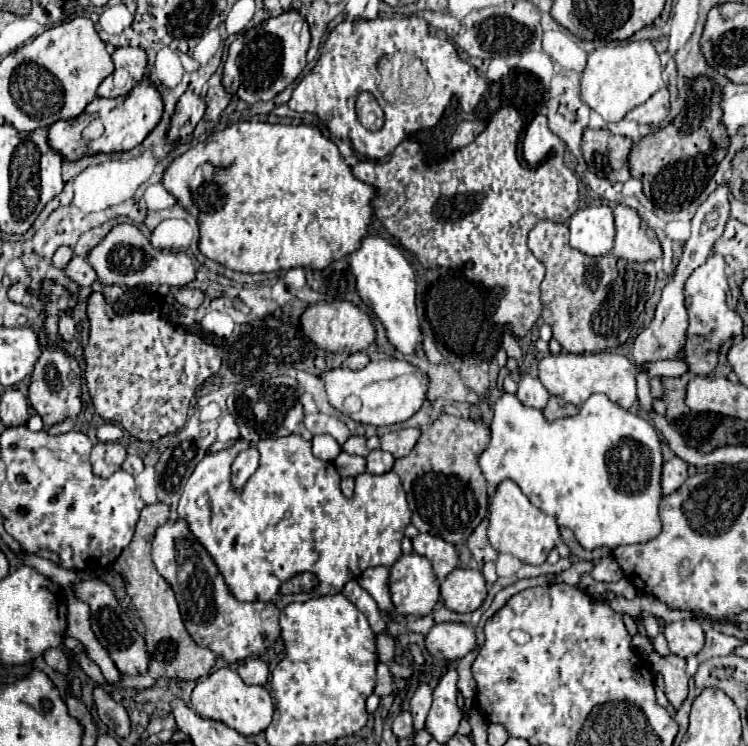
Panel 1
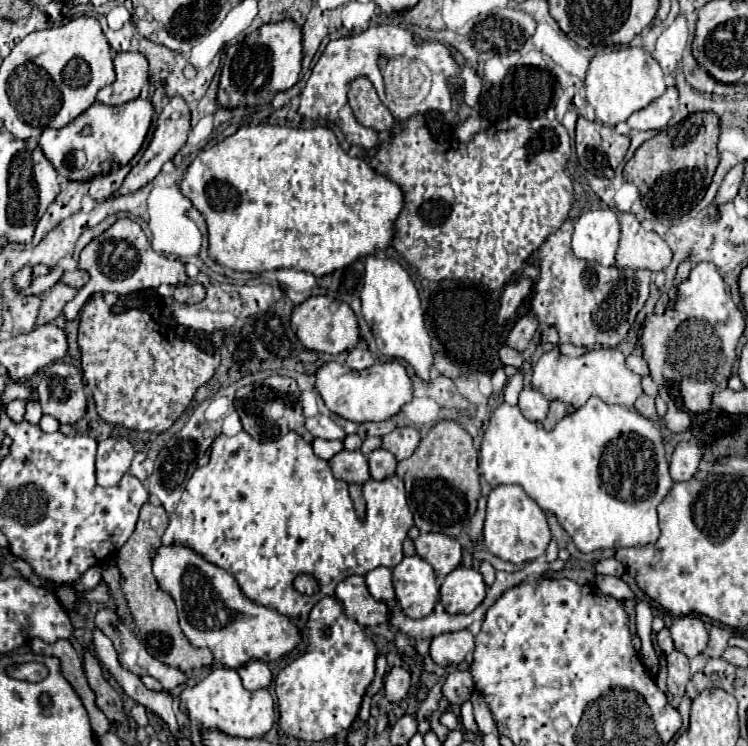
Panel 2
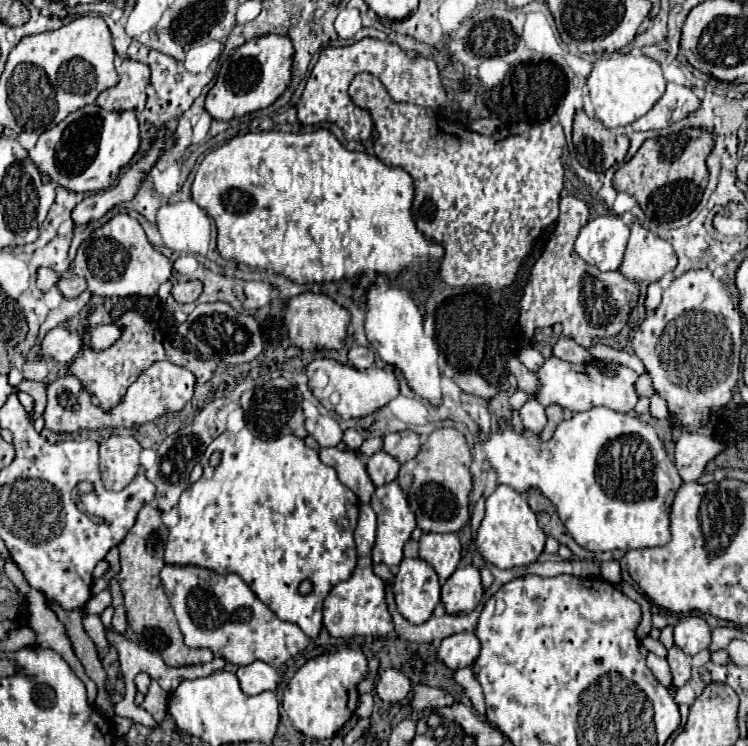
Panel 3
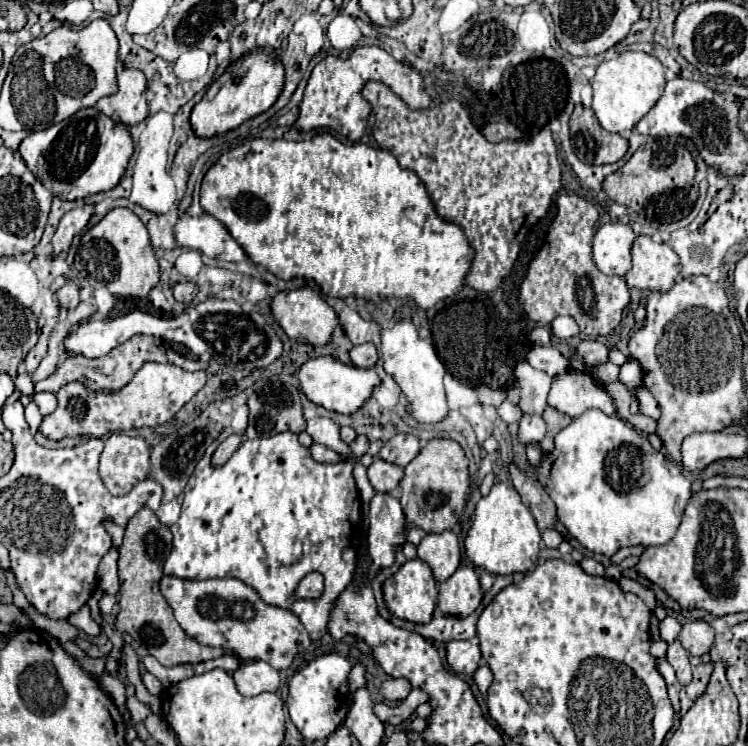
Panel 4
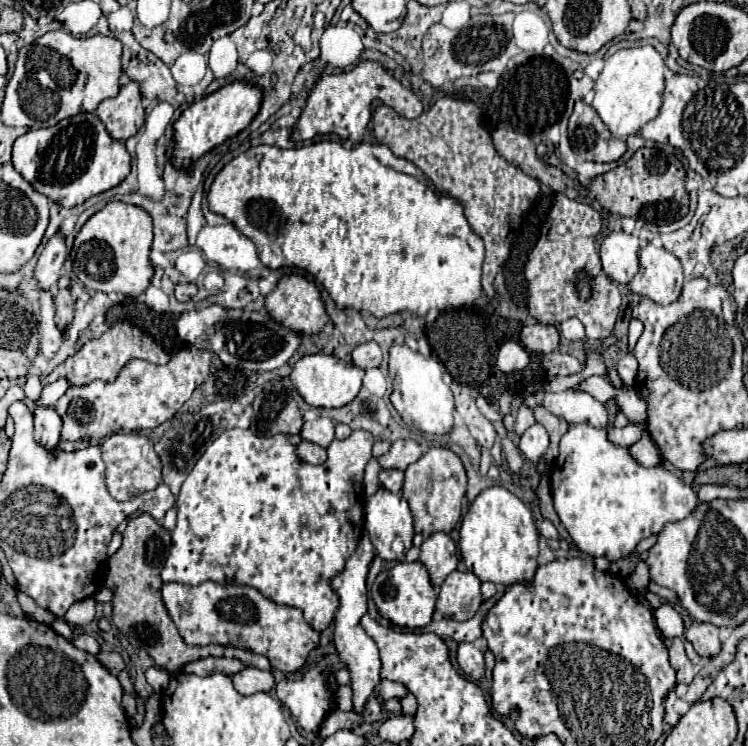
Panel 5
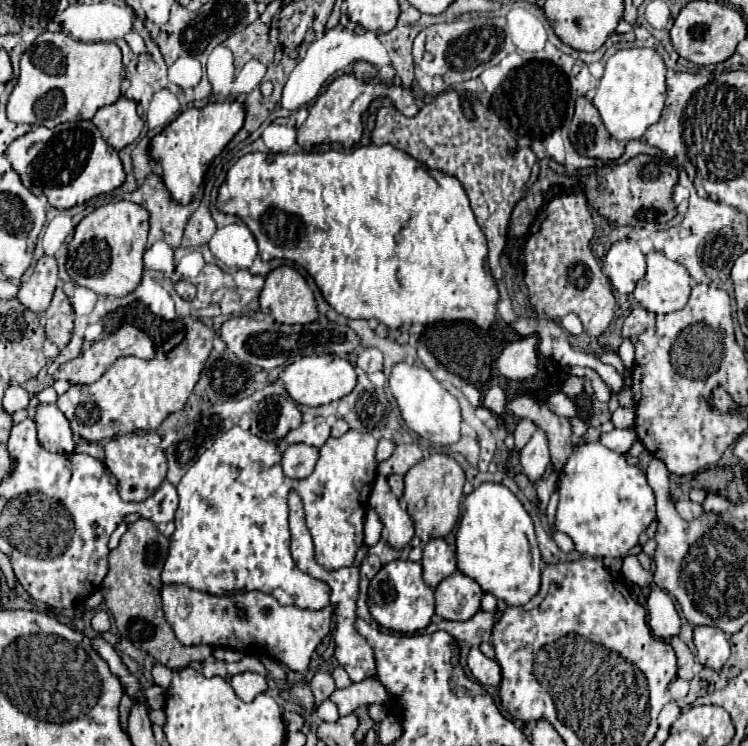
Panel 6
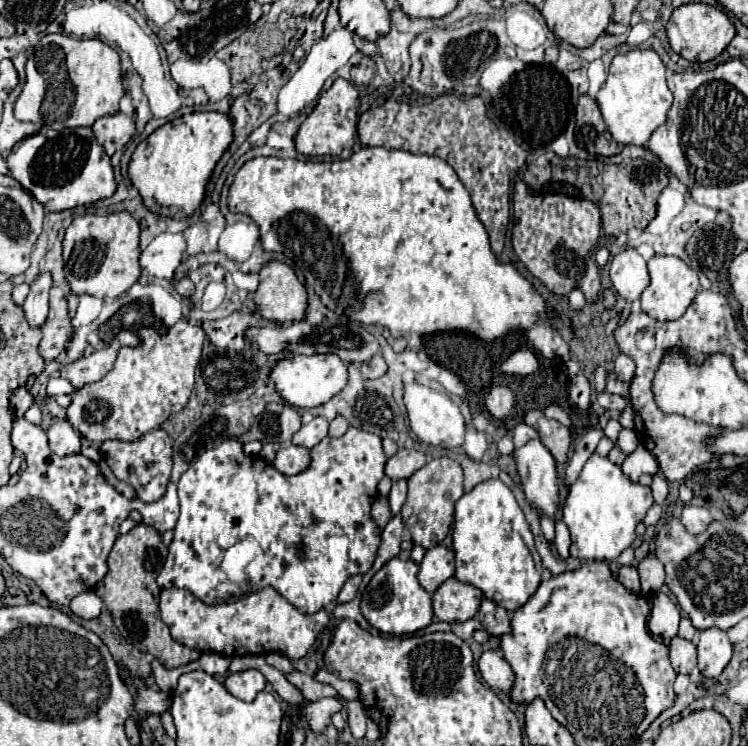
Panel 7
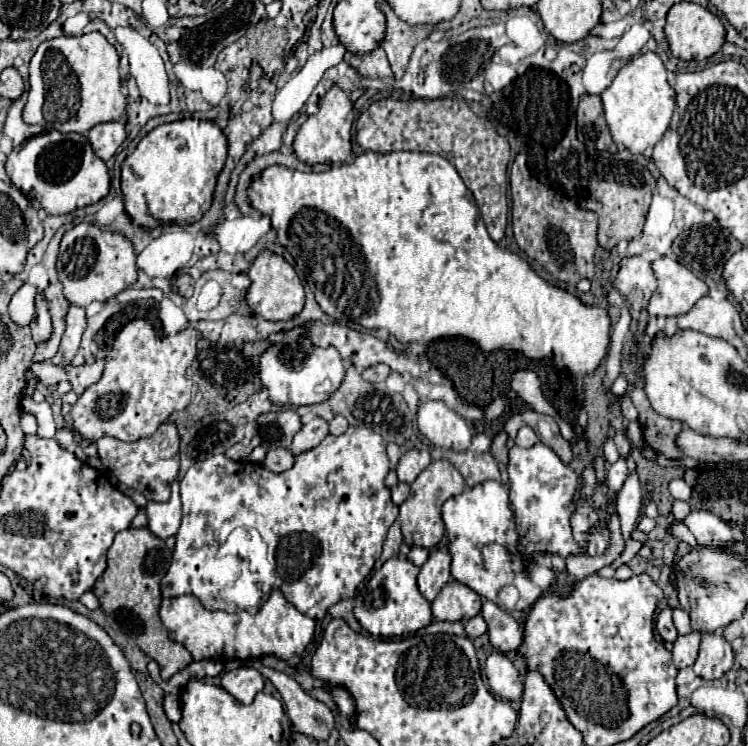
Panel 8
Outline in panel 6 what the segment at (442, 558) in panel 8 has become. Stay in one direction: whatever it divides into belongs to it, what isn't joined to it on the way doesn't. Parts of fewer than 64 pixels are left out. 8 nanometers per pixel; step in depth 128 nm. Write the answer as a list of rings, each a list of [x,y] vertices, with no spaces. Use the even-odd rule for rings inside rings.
[[[432,538],[430,542],[424,544],[422,568],[424,582],[430,588],[436,588],[444,578],[456,572],[456,554],[452,552],[444,538]]]

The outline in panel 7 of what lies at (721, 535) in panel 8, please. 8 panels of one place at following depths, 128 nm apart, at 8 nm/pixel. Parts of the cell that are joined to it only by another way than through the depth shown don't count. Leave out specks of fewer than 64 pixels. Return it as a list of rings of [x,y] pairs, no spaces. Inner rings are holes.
[[[684,506],[680,520],[682,520],[682,524],[686,526],[688,532],[700,534],[700,532],[704,532],[706,526],[712,522],[712,514],[710,514],[710,510],[704,508],[704,506]]]

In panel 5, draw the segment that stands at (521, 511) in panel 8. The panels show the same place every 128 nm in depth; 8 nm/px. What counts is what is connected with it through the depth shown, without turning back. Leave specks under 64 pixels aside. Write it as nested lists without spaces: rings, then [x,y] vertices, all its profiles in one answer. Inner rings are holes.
[[[538,422],[534,426],[530,426],[520,436],[518,448],[524,454],[524,458],[528,458],[532,464],[536,464],[544,456],[546,448],[548,448],[548,432],[546,432],[546,428],[542,424],[538,424]]]

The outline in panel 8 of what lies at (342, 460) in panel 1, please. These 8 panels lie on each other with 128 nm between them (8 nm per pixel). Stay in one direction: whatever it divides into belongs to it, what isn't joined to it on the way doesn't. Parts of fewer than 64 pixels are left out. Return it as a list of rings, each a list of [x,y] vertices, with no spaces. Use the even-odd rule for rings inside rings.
[[[276,448],[266,454],[264,468],[272,470],[272,472],[286,472],[288,468],[294,466],[294,460],[296,460],[296,456],[288,448]]]

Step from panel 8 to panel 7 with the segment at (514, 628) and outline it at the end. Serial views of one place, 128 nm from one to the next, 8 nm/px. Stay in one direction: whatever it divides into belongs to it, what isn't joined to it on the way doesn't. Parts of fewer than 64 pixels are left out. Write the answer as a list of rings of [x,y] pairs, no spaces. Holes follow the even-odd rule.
[[[484,598],[482,606],[478,610],[478,620],[484,624],[488,634],[502,636],[510,630],[510,616],[504,608],[500,608],[496,602]]]

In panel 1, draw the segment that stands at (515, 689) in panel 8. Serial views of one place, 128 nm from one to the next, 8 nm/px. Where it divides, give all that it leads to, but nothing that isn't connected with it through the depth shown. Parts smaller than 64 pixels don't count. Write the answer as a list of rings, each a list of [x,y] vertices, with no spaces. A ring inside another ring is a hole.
[[[460,622],[434,624],[426,634],[426,650],[438,662],[452,662],[464,658],[476,646],[474,628]]]

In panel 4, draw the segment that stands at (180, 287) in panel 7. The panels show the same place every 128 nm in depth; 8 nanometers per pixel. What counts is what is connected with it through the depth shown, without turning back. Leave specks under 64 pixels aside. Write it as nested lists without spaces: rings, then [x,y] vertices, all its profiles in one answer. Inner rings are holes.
[[[182,282],[174,286],[174,298],[182,304],[190,304],[198,294],[198,286],[194,282]]]

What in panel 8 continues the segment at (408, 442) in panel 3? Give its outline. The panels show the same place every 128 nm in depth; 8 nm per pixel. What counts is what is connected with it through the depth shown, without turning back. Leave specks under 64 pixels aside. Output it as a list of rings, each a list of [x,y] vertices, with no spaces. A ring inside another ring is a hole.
[[[408,450],[402,454],[402,458],[396,464],[396,474],[400,482],[412,484],[416,476],[430,464],[428,450]]]

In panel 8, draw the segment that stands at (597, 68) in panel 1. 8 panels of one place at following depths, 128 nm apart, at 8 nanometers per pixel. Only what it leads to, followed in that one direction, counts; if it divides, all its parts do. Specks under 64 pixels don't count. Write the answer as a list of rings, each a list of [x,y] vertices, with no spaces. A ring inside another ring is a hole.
[[[644,52],[628,60],[628,64],[618,70],[612,84],[602,92],[602,104],[606,124],[616,144],[622,144],[632,154],[644,154],[652,148],[664,136],[676,106],[676,92],[666,80],[666,68],[658,54]]]

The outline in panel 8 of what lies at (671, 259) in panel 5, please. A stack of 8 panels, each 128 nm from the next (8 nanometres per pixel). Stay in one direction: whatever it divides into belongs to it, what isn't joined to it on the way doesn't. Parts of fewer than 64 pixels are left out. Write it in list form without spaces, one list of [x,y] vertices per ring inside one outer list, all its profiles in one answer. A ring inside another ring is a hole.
[[[668,256],[654,260],[652,270],[658,288],[648,302],[650,316],[682,316],[708,292],[698,276]]]

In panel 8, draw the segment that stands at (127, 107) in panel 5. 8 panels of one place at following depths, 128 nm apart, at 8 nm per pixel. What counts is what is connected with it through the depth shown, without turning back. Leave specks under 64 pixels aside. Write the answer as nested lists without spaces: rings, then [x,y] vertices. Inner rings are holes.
[[[104,122],[96,124],[88,132],[88,140],[92,142],[92,148],[96,156],[102,160],[108,160],[114,156],[114,152],[120,148],[120,144],[126,140],[126,124],[124,122]]]

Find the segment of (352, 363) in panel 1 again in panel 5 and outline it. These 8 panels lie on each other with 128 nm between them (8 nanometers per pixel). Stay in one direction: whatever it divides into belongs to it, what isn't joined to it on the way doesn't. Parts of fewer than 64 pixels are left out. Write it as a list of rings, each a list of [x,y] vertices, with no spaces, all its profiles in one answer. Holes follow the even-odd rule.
[[[374,340],[356,346],[356,348],[352,350],[352,362],[354,362],[358,368],[364,368],[364,370],[380,366],[380,362],[382,362],[380,346],[378,346]]]

